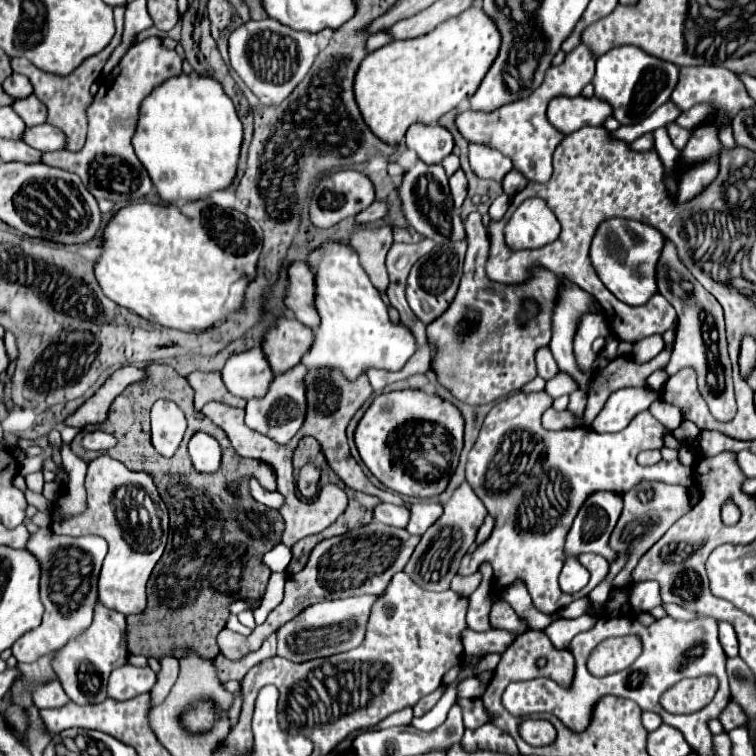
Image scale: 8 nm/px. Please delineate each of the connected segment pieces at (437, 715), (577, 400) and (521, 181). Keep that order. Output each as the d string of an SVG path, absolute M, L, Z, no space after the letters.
M452 682L446 690L446 694L442 696L442 700L432 708L428 713L422 717L414 718L412 724L418 726L422 731L432 731L438 728L444 720L446 720L446 714L450 710L450 706L456 702L456 684Z
M582 390L572 392L572 394L570 394L568 410L578 416L578 424L584 424L584 422L582 422L582 410L584 410L584 406L586 406L586 392L582 392Z
M510 170L510 172L504 176L504 180L502 180L502 188L504 188L504 192L506 192L508 196L514 196L514 194L520 192L526 184L528 184L528 180L526 180L520 172L516 172L516 170Z

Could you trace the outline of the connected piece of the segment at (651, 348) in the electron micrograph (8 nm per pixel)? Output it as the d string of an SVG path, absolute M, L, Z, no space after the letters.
M654 334L654 336L648 336L648 338L642 338L634 344L634 350L632 350L632 358L636 362L648 362L652 360L660 350L664 348L664 340L660 334Z

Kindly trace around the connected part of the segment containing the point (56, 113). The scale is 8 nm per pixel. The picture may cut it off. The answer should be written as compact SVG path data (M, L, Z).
M116 6L114 8L114 22L116 22L116 34L112 38L112 42L100 52L100 54L94 54L92 58L86 58L72 74L68 76L56 76L56 74L48 74L48 72L40 72L32 62L28 62L26 58L12 58L12 70L18 72L18 74L24 74L32 86L34 86L34 96L40 98L46 108L48 108L48 124L60 128L66 138L68 138L68 146L66 150L80 150L84 146L84 140L86 140L86 126L88 126L88 118L86 118L86 110L88 106L92 104L92 94L90 94L90 86L92 82L98 80L100 72L102 72L102 66L106 62L106 58L110 56L110 52L120 44L120 38L122 38L122 24L124 24L124 6Z

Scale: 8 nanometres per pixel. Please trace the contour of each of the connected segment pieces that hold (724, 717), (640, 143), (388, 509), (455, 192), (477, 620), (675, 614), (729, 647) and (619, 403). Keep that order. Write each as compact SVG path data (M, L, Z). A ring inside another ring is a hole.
M732 700L732 702L726 706L724 714L720 714L720 722L722 722L724 730L726 730L726 732L730 732L732 728L738 728L738 726L746 724L748 720L746 720L746 714L742 712L742 708Z
M644 134L640 138L636 138L632 144L630 144L632 150L636 152L648 152L648 150L654 150L654 138L650 134Z
M384 502L374 508L376 522L384 522L384 524L396 526L396 528L406 528L408 514L410 514L410 510L406 506L394 506L394 504L384 504Z
M458 170L454 176L450 176L450 190L452 190L452 198L454 198L456 208L460 208L466 198L466 190L468 190L468 182L466 182L466 176L462 170Z
M484 562L480 566L480 572L482 572L482 582L480 582L480 586L470 596L468 626L470 626L470 630L476 630L476 632L488 632L488 630L492 630L492 624L490 624L492 566L488 562Z
M664 604L664 608L666 608L666 612L668 612L672 618L676 618L676 620L690 622L692 618L696 618L694 612L688 612L688 610L684 610L682 606L676 606L676 604Z
M718 622L718 638L720 638L720 644L722 644L726 656L738 656L736 632L728 622Z
M640 387L622 388L610 394L602 412L592 422L592 428L600 434L624 430L636 414L646 410L646 404L652 404L658 398L658 392Z

